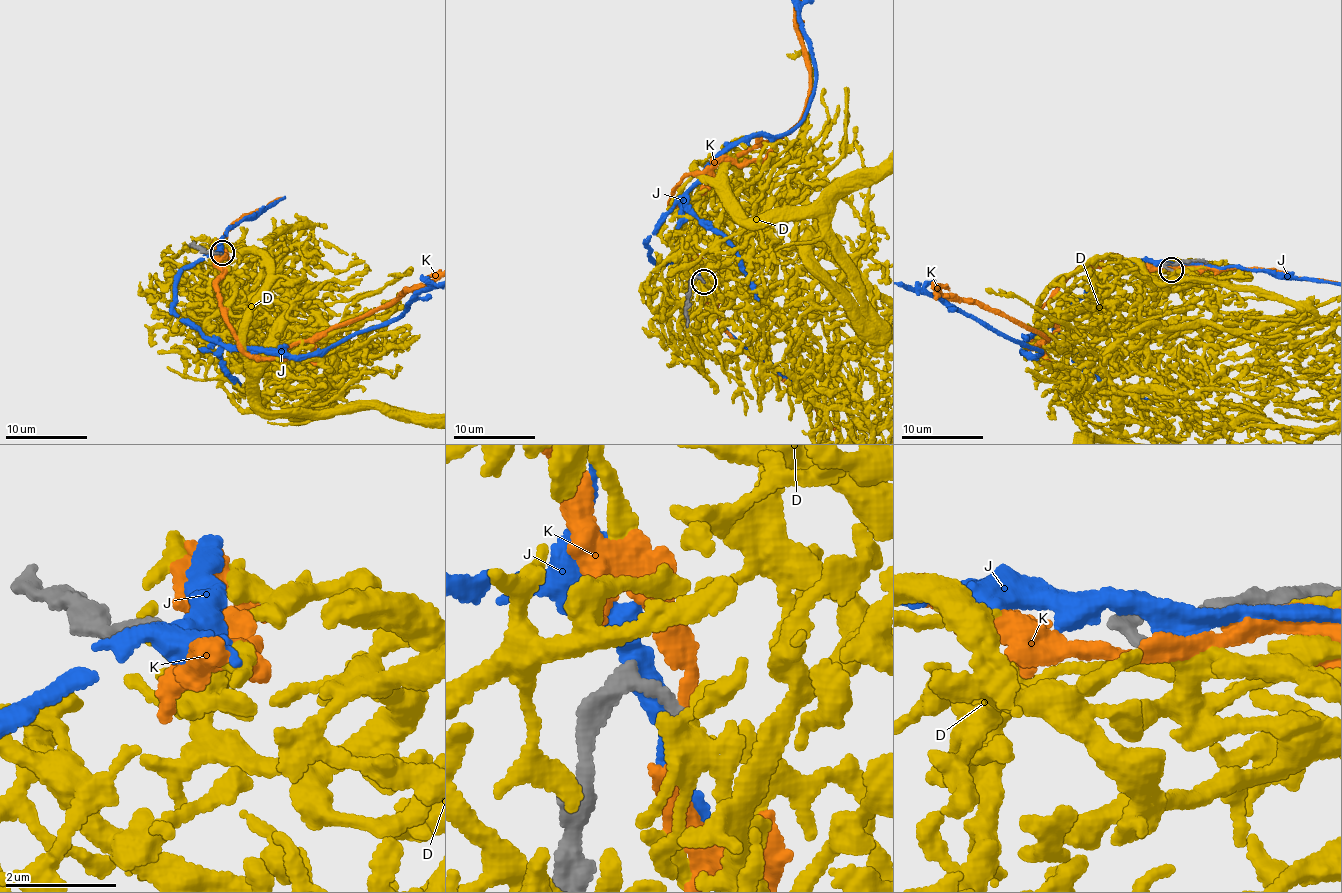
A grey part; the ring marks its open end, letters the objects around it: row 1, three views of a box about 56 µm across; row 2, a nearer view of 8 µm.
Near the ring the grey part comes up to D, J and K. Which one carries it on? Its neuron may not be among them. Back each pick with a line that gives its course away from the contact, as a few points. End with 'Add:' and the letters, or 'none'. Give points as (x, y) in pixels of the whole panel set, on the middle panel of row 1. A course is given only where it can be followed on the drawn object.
Add: D

